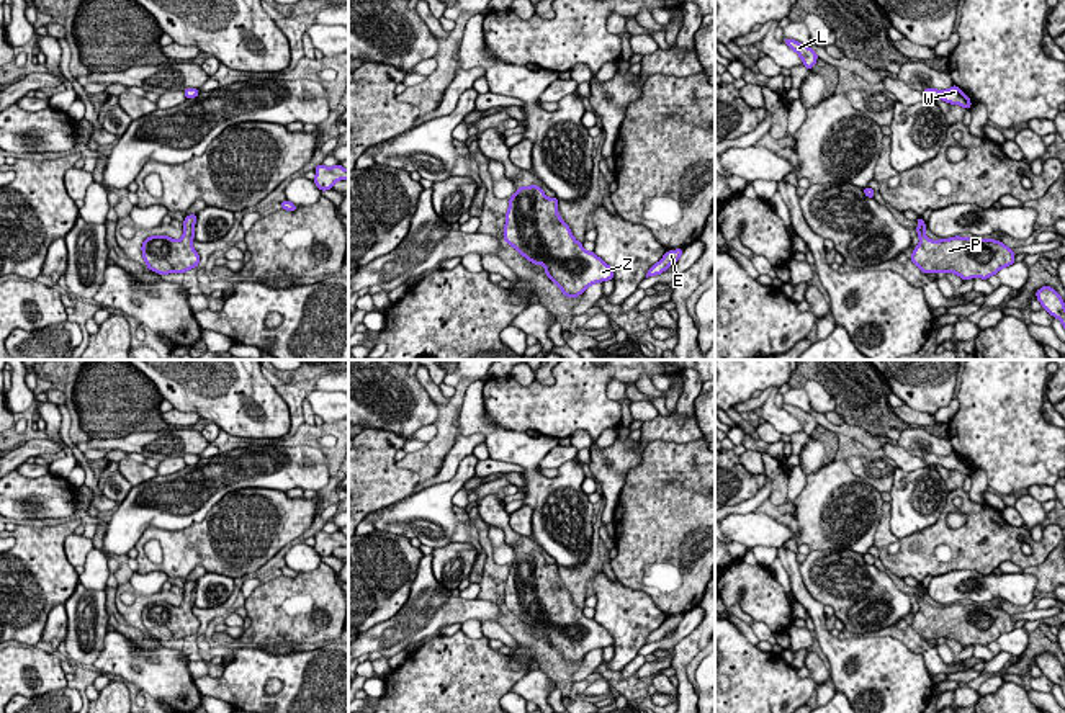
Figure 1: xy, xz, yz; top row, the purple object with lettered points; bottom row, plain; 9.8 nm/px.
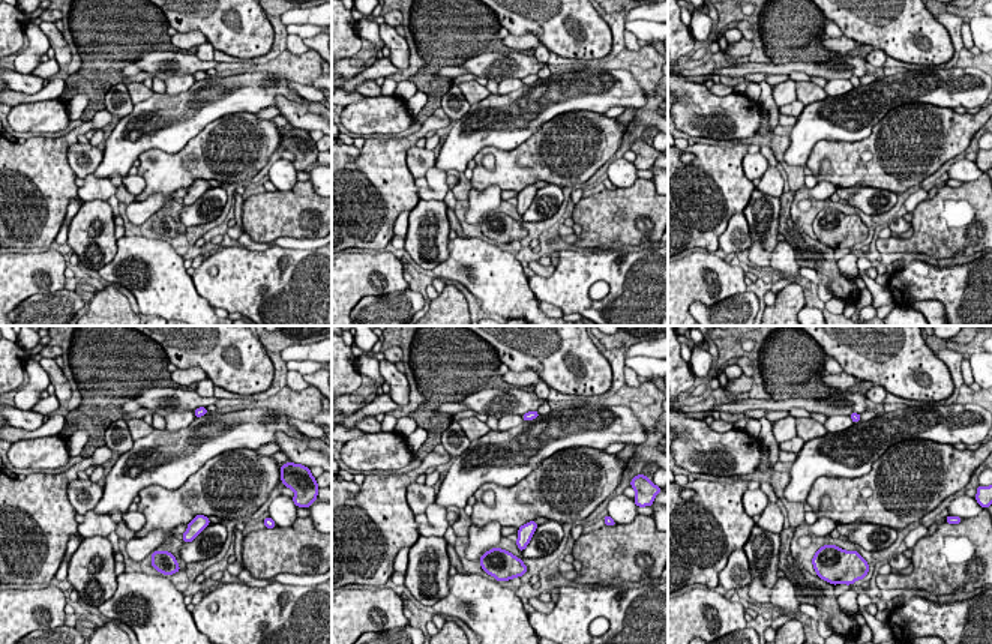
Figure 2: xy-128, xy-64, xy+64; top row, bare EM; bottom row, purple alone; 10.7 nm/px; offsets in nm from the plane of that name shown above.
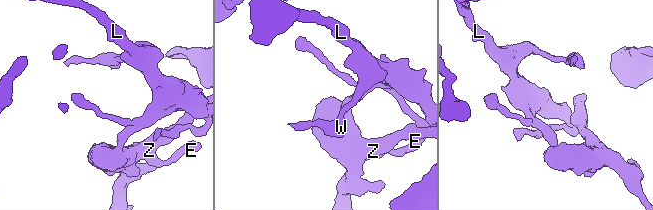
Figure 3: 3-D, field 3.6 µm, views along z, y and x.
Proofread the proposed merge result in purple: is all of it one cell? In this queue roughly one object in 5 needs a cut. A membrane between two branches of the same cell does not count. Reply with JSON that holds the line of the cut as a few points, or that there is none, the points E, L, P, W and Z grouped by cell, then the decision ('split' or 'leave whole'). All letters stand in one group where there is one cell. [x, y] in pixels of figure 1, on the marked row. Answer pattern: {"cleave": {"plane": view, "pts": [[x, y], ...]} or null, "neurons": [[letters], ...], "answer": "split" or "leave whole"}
{"cleave": null, "neurons": [["E", "L", "P", "W", "Z"]], "answer": "leave whole"}

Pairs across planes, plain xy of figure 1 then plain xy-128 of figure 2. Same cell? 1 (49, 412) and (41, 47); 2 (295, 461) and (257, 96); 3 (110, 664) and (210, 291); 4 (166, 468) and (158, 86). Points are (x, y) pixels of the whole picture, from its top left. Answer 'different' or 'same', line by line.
1: different
2: same
3: different
4: different

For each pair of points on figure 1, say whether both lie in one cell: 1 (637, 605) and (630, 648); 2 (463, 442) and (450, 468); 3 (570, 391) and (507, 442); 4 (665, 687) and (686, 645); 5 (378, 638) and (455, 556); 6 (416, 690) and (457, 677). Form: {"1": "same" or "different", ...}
{"1": "same", "2": "same", "3": "different", "4": "different", "5": "different", "6": "same"}

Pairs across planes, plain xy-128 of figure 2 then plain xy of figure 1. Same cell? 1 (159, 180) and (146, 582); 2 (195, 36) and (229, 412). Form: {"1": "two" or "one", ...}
{"1": "two", "2": "two"}

